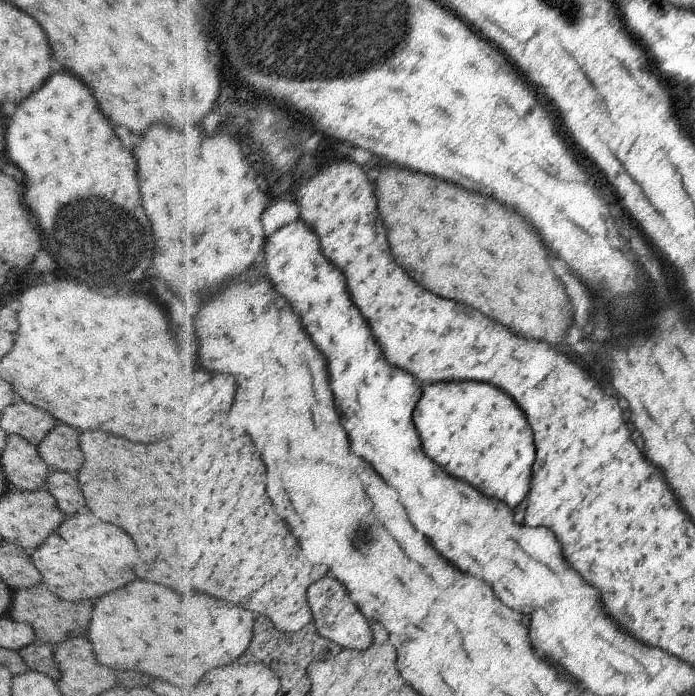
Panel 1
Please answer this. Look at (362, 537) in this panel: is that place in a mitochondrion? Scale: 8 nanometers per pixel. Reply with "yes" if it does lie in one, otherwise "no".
yes

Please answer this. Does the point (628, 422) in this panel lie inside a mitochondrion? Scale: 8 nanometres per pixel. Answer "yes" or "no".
no

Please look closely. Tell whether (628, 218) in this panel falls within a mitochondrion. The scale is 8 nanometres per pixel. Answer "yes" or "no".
no

